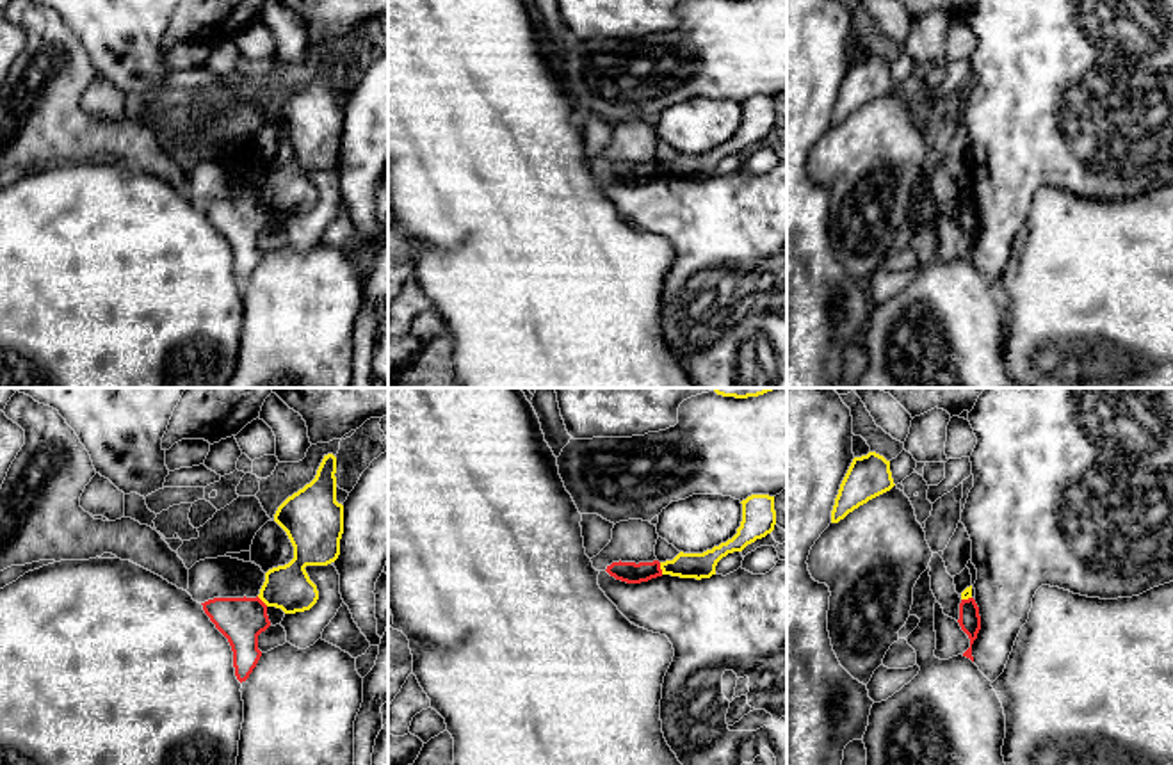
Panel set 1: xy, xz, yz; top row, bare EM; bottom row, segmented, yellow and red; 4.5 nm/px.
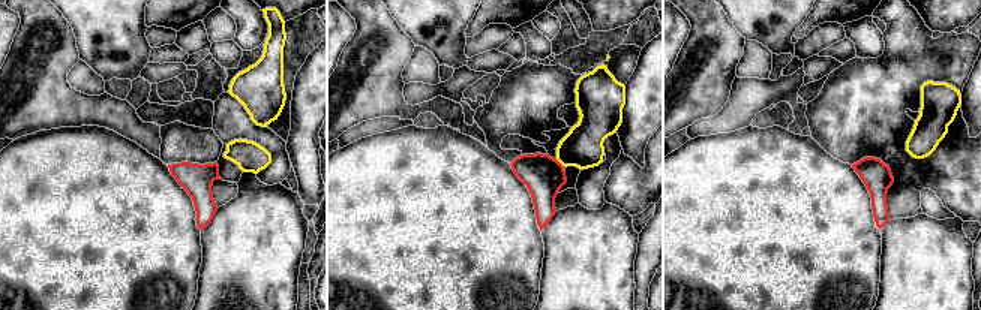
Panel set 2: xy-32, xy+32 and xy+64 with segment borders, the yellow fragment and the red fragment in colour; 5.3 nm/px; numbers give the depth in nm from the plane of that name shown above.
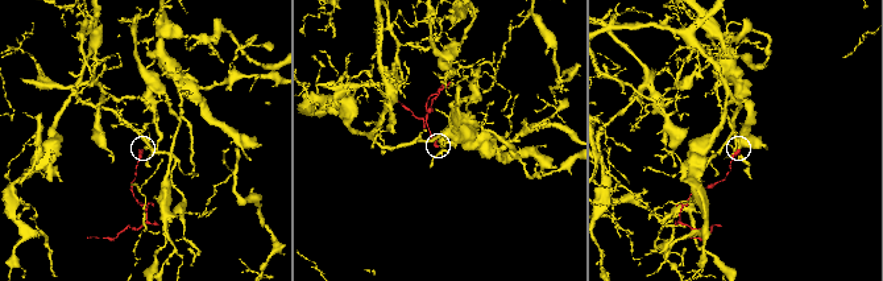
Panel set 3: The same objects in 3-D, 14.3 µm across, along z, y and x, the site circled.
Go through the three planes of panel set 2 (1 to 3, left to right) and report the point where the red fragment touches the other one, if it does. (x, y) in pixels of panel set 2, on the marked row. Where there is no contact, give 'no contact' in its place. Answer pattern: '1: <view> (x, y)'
1: no contact
2: xy+32 (560, 162)
3: no contact

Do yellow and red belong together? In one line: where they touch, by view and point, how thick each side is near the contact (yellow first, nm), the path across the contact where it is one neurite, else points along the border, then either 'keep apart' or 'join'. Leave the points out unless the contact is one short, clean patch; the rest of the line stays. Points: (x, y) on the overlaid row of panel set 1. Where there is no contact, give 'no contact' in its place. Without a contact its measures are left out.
contact xz (661, 568); calibres 120 and 100 nm; border xz (659, 563), (663, 573); keep apart

